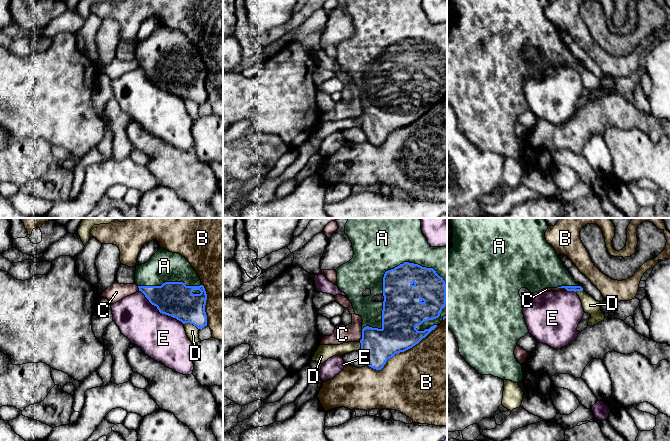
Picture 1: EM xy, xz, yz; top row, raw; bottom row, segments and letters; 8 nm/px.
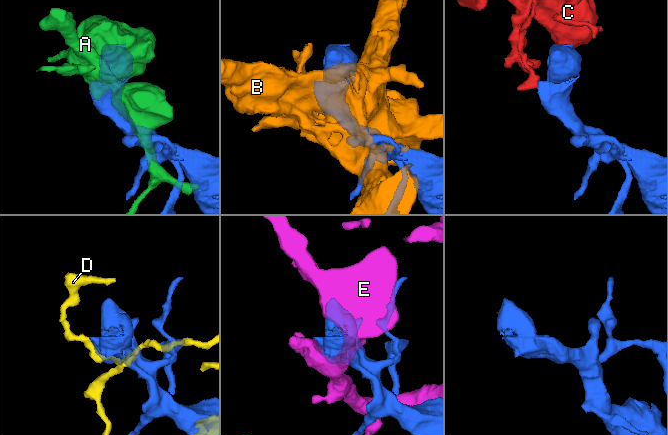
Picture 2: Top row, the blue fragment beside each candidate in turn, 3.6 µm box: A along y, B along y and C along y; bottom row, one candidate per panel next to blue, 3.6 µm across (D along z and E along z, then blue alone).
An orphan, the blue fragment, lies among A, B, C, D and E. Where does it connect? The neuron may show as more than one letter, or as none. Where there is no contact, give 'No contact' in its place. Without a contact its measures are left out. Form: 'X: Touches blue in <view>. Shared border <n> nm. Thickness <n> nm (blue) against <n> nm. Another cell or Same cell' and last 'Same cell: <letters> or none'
A: Touches blue in xz. Shared border 600 nm. Thickness 240 nm (blue) against 240 nm. Same cell
B: Touches blue in xz. Shared border 650 nm. Thickness 280 nm (blue) against 480 nm. Another cell
C: Touches blue in xz. Shared border 110 nm. Thickness 280 nm (blue) against 140 nm. Another cell
D: Touches blue in xy. Shared border 130 nm. Thickness 280 nm (blue) against 100 nm. Another cell
E: Touches blue in xy. Shared border 460 nm. Thickness 280 nm (blue) against 380 nm. Another cell
Same cell: A

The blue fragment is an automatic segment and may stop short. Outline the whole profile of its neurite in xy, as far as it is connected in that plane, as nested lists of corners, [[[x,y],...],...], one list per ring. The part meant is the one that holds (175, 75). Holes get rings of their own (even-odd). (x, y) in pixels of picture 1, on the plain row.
[[[160,24],[145,40],[136,42],[135,60],[160,89],[183,100],[193,100],[198,105],[207,102],[205,64],[195,45],[182,31]]]

